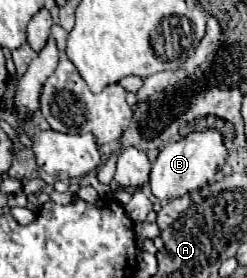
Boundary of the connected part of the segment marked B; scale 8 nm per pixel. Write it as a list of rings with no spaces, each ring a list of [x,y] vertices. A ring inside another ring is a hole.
[[[209,128],[203,132],[191,132],[185,138],[167,144],[159,152],[151,168],[153,196],[159,200],[171,200],[171,198],[179,198],[195,190],[201,190],[205,184],[209,184],[215,178],[219,166],[227,160],[227,156],[229,156],[229,150],[223,144],[221,132],[215,128]]]

